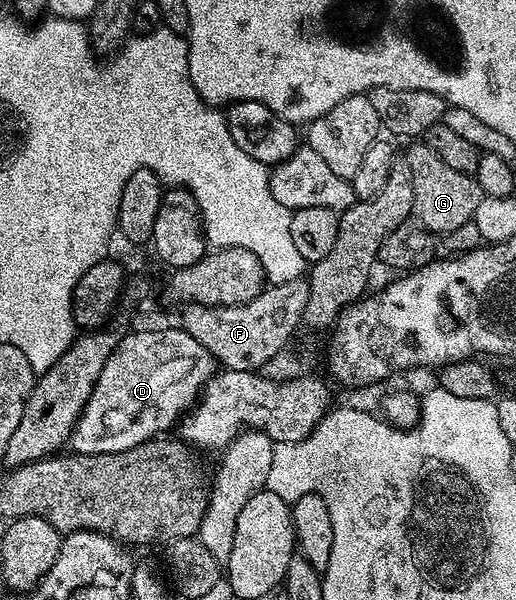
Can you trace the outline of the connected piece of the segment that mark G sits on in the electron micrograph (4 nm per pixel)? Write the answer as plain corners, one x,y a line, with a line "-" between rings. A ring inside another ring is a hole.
414,143
406,153
404,164
412,175
412,199
414,200
413,216
417,224
429,229
435,235
454,233
457,229
469,226
474,219
476,207
482,202
482,192
473,175
464,171
455,171
448,167
432,147
424,143

